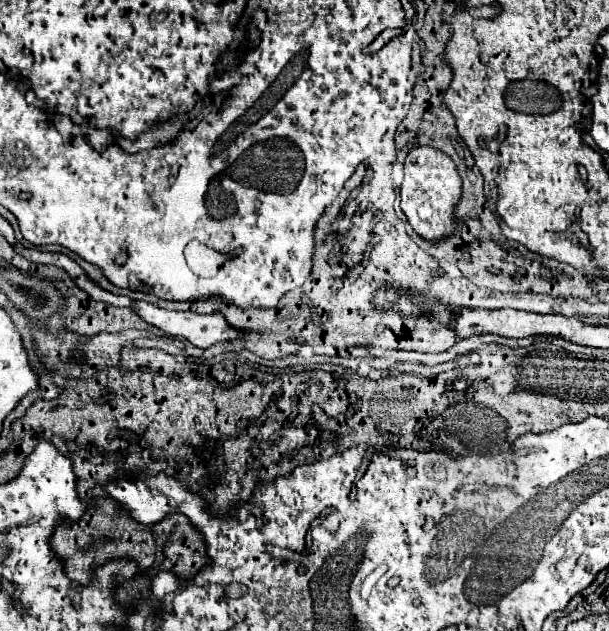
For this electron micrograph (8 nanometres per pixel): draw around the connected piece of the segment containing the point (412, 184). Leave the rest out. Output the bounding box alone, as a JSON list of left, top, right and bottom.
[400,146,462,240]

